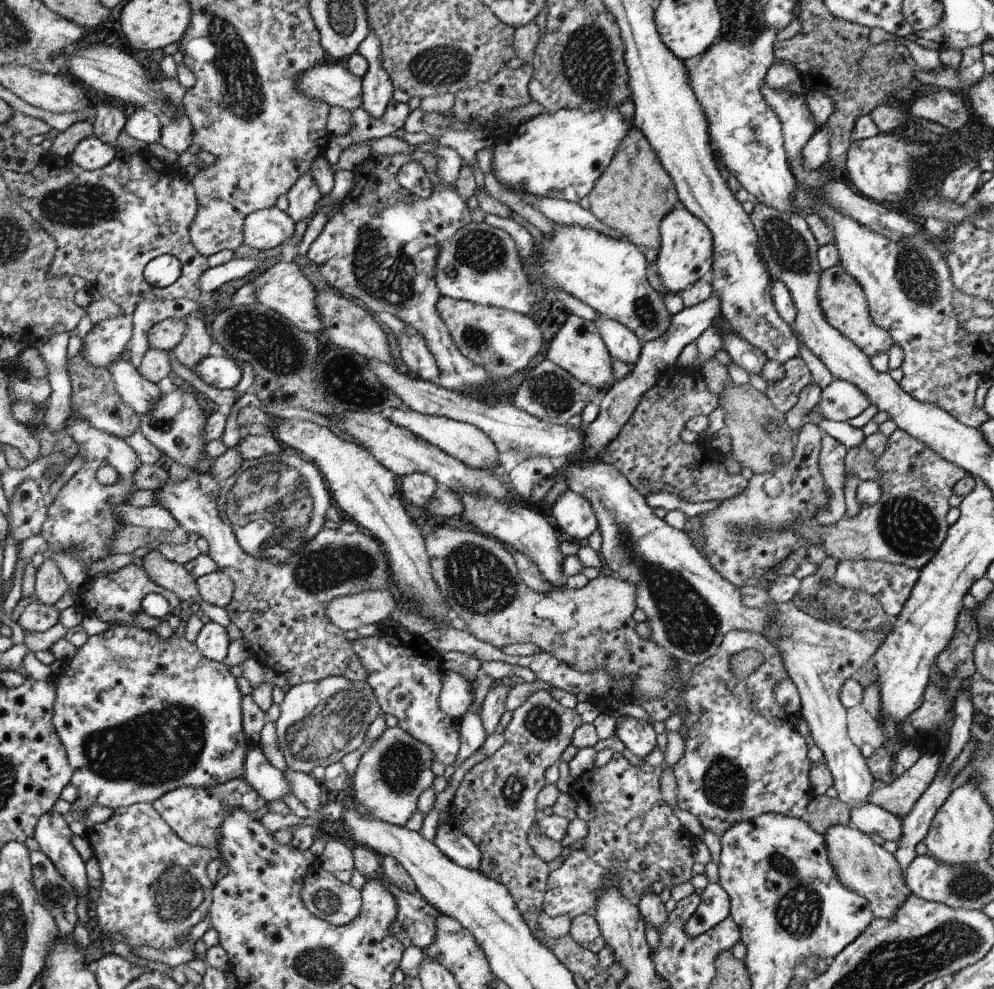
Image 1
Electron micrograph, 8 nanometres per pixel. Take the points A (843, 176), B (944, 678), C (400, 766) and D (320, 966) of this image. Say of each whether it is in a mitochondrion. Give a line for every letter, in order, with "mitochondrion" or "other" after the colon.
A: other
B: other
C: mitochondrion
D: mitochondrion

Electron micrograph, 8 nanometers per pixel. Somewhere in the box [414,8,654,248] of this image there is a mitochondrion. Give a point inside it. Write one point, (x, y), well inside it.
(589, 66)

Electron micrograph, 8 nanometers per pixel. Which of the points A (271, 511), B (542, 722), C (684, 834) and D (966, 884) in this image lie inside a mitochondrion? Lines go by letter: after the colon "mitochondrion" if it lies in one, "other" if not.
A: mitochondrion
B: mitochondrion
C: other
D: mitochondrion

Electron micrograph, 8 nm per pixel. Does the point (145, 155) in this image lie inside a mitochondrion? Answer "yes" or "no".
no

